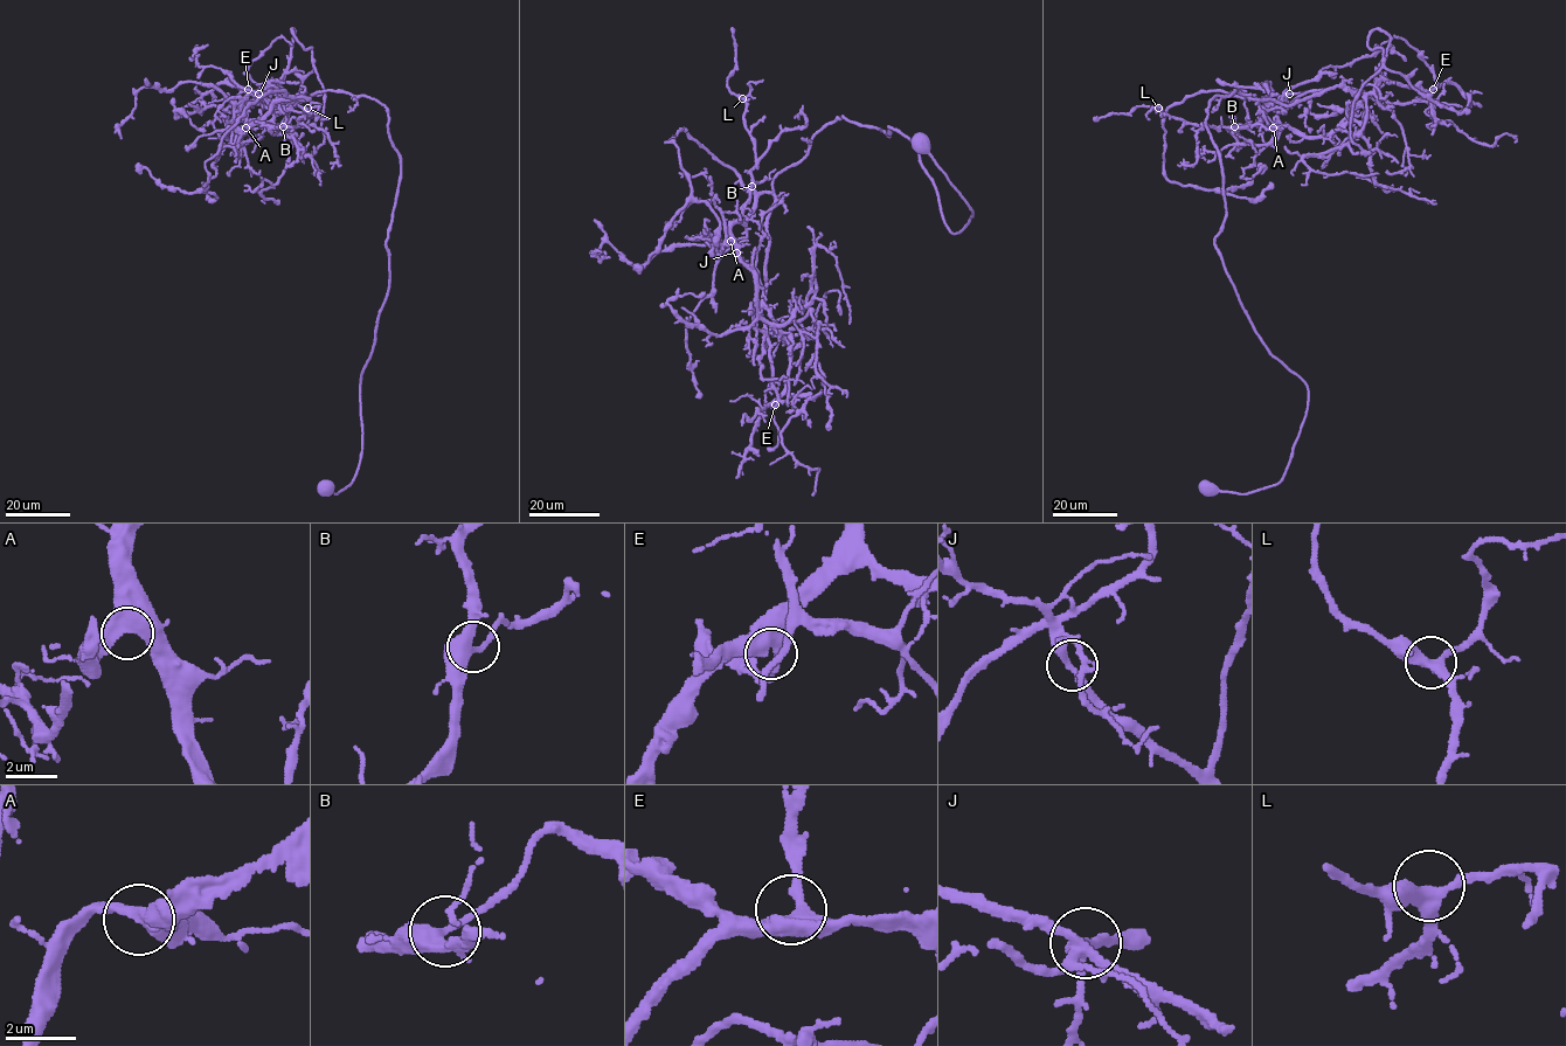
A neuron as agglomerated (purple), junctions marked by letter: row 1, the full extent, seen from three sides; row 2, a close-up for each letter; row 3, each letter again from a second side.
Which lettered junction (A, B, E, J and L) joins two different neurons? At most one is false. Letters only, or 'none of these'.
J

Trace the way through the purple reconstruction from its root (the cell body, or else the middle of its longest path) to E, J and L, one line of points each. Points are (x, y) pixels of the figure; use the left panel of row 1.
E: (325, 490), (360, 462), (400, 154), (373, 98), (248, 89)
J: (325, 490), (348, 486), (360, 462), (400, 154), (373, 98), (258, 94)
L: (325, 490), (360, 462), (400, 166), (388, 109), (365, 96), (279, 98), (263, 120), (297, 127), (307, 108)

